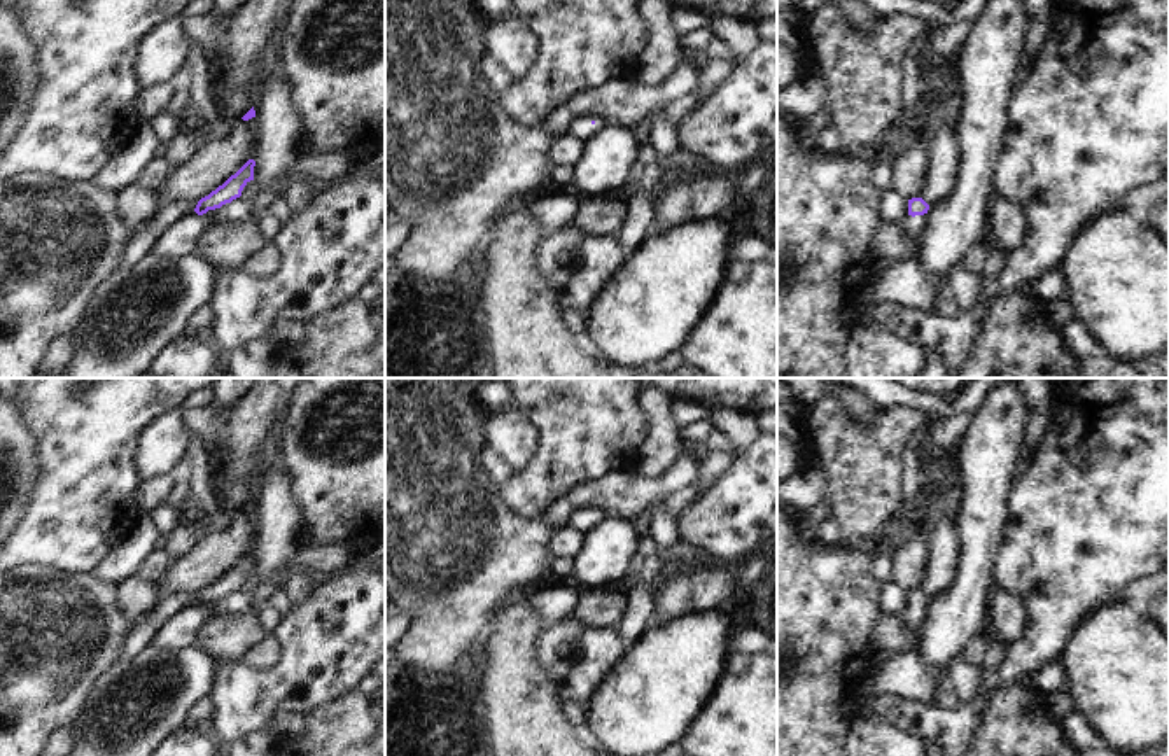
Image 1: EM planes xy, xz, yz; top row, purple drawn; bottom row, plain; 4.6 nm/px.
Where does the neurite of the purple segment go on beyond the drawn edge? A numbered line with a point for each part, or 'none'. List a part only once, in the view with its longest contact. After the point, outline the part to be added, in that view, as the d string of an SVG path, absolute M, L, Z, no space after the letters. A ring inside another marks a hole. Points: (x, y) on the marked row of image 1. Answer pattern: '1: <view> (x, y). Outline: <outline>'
1: yz (914, 226). Outline: M928 214L924 215L905 215L905 219L900 222L903 231L919 245L920 243L920 236L922 236L922 231L924 231L924 226L926 226L926 217Z

